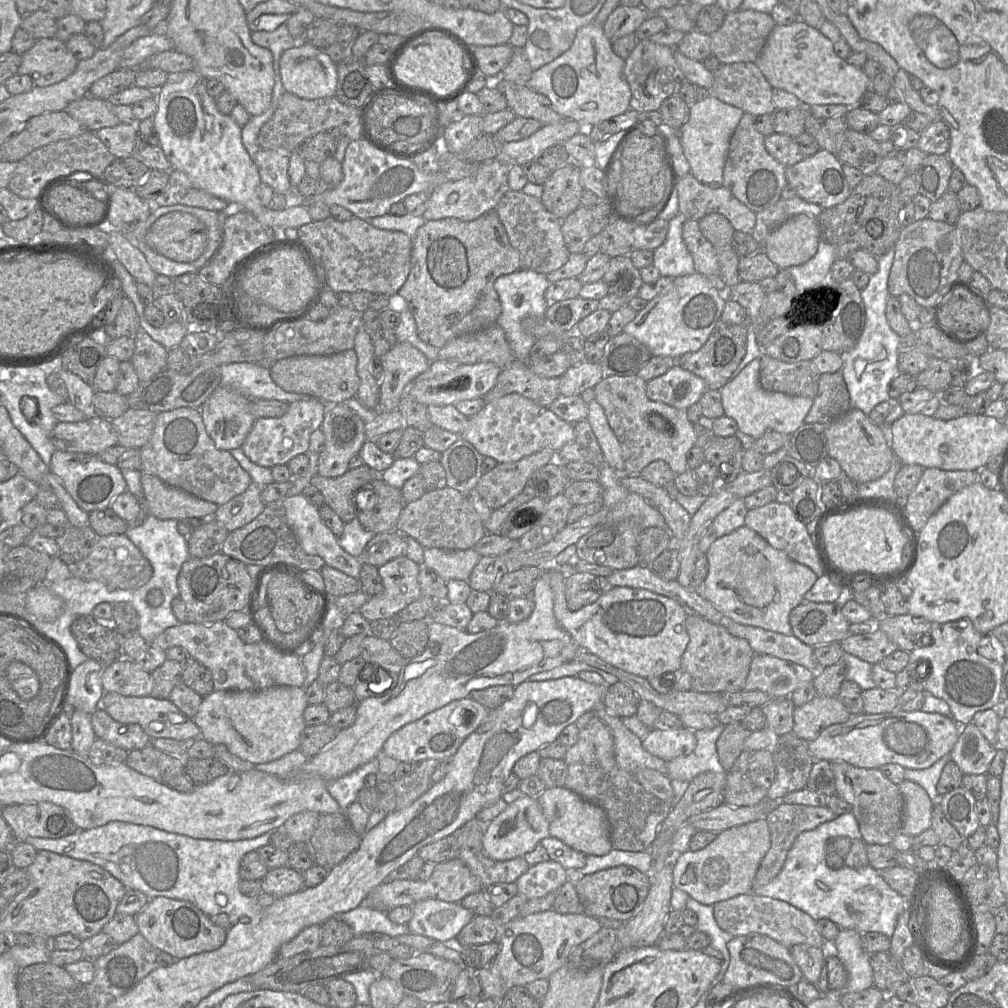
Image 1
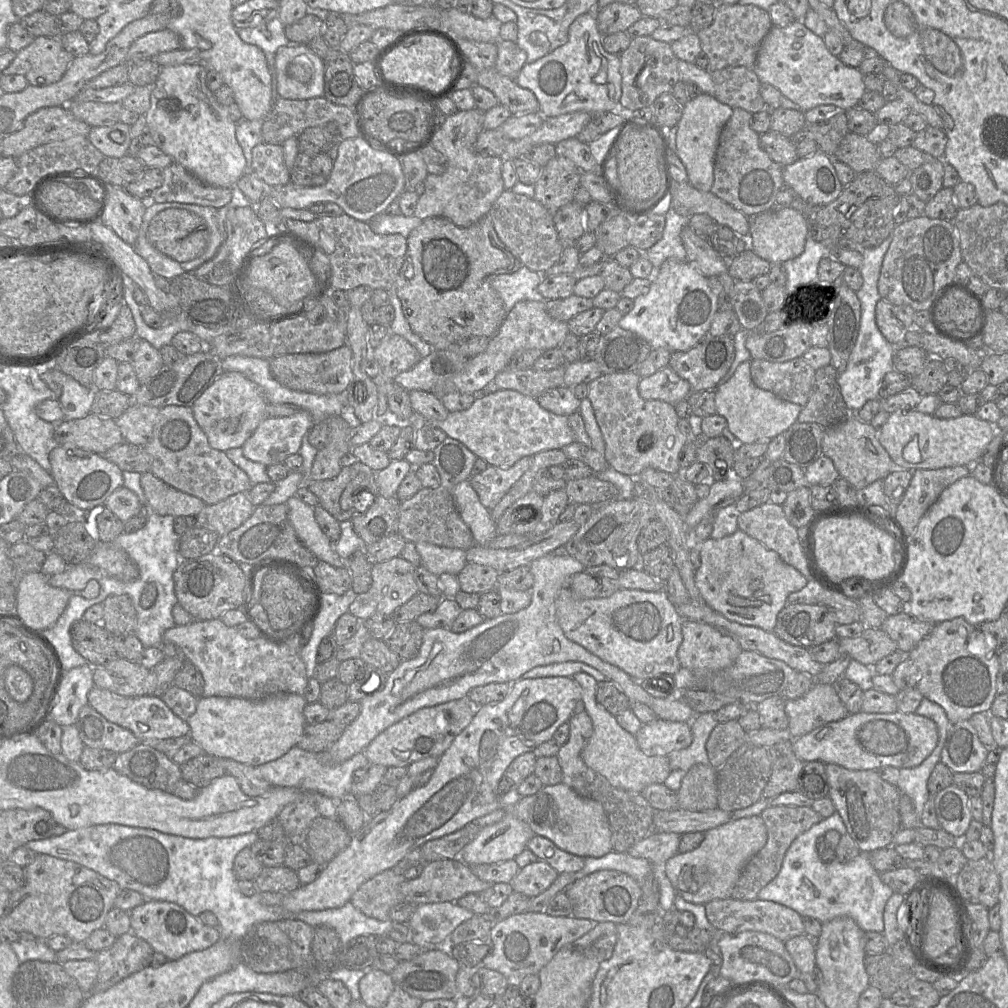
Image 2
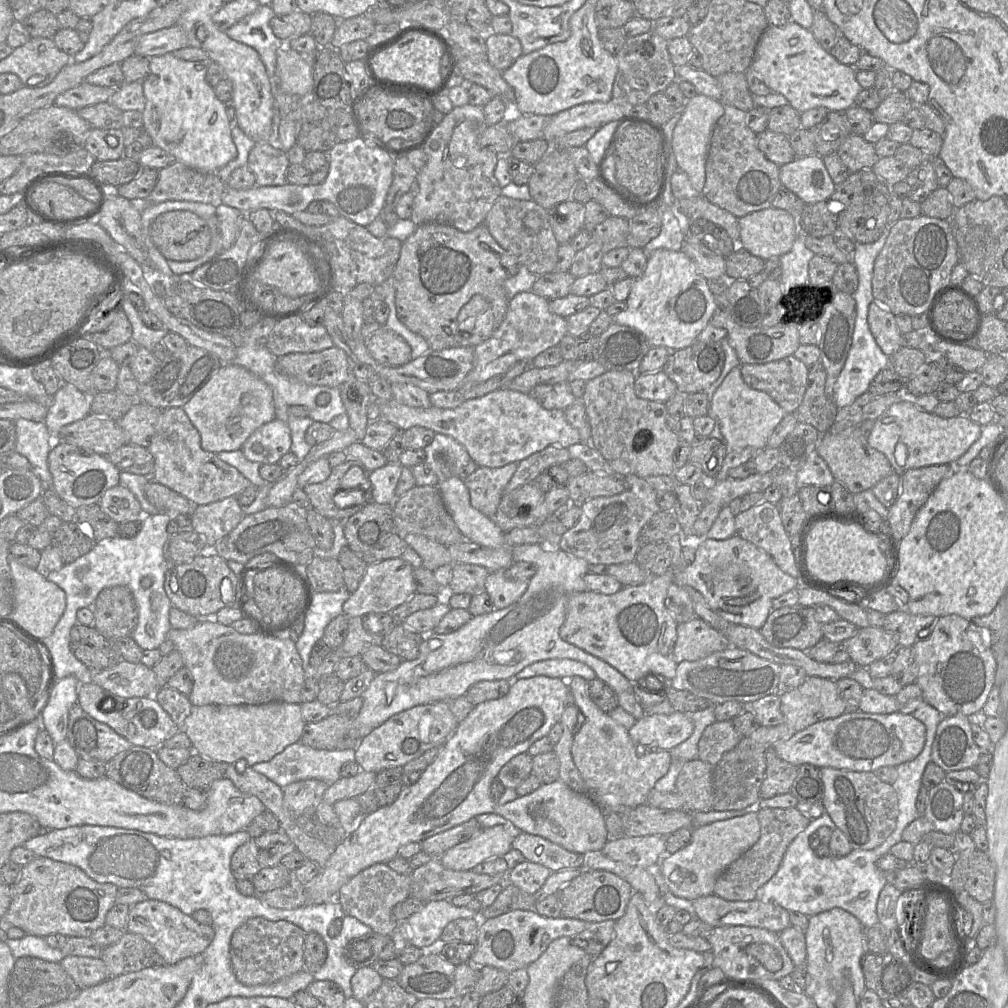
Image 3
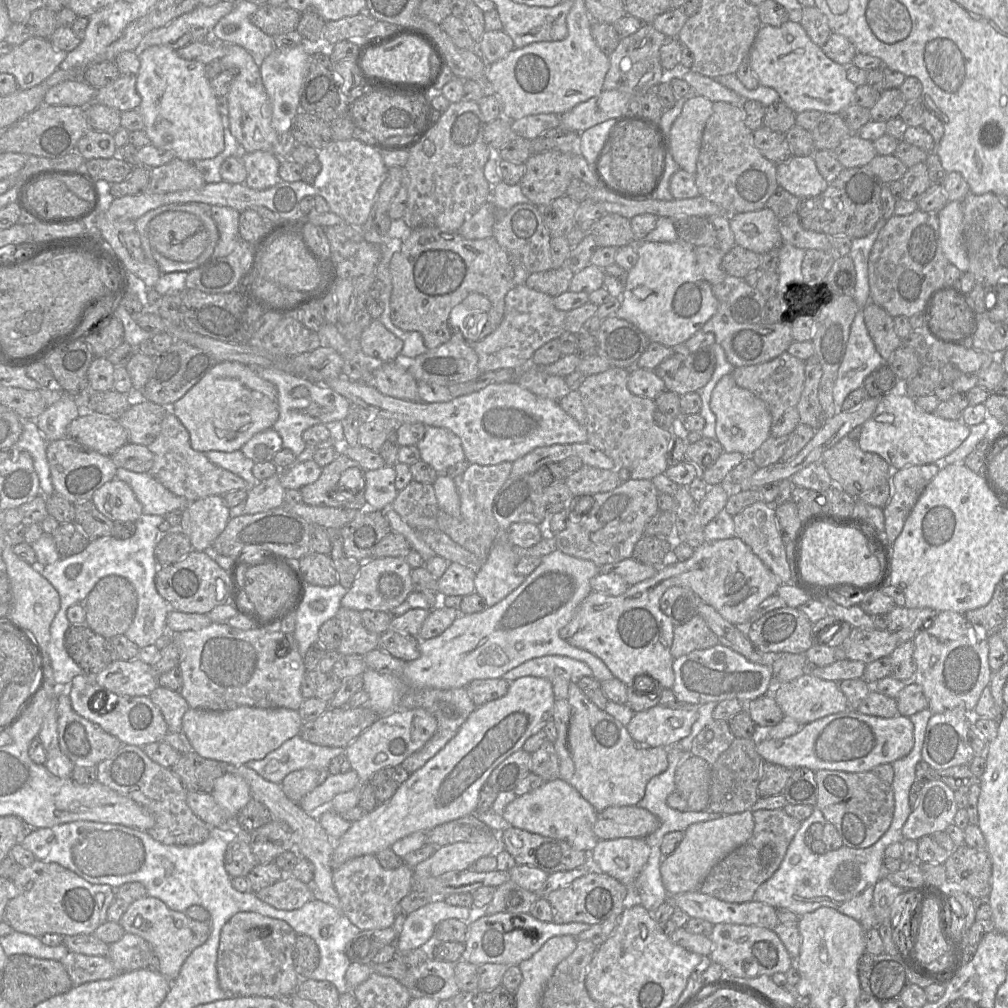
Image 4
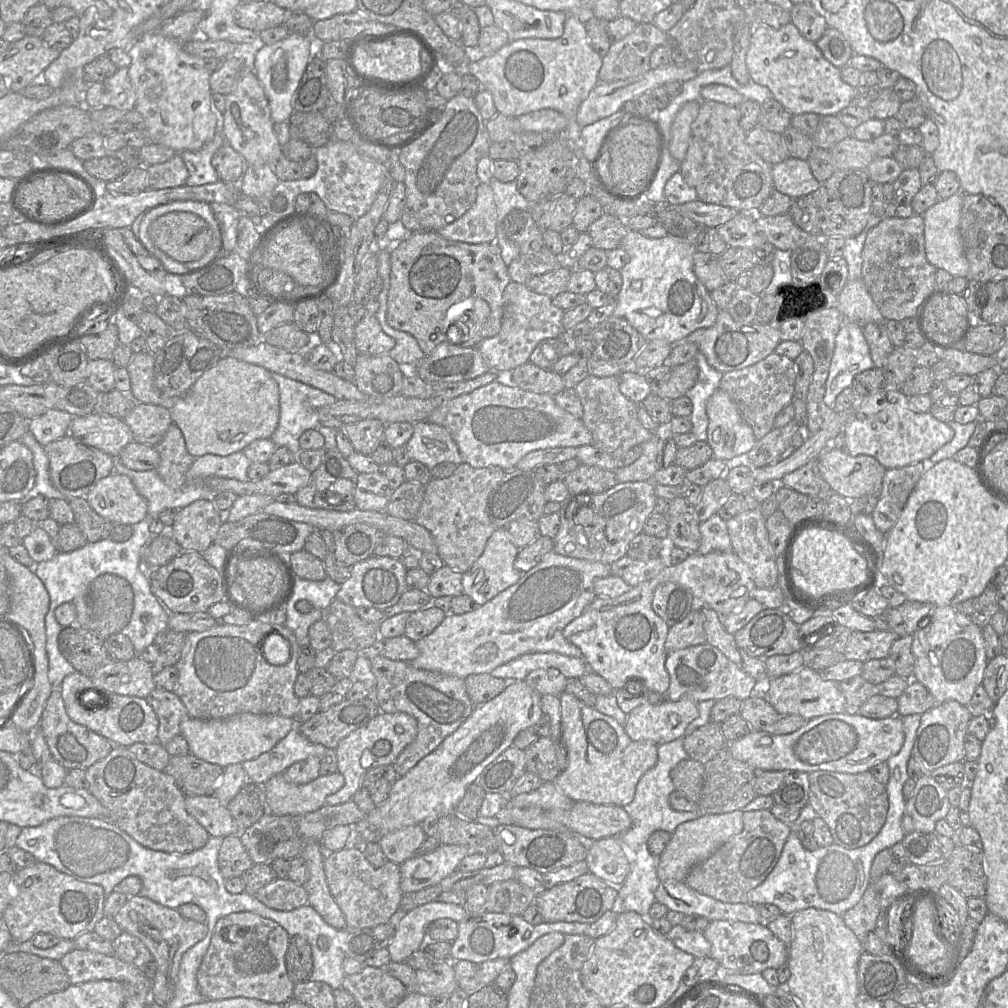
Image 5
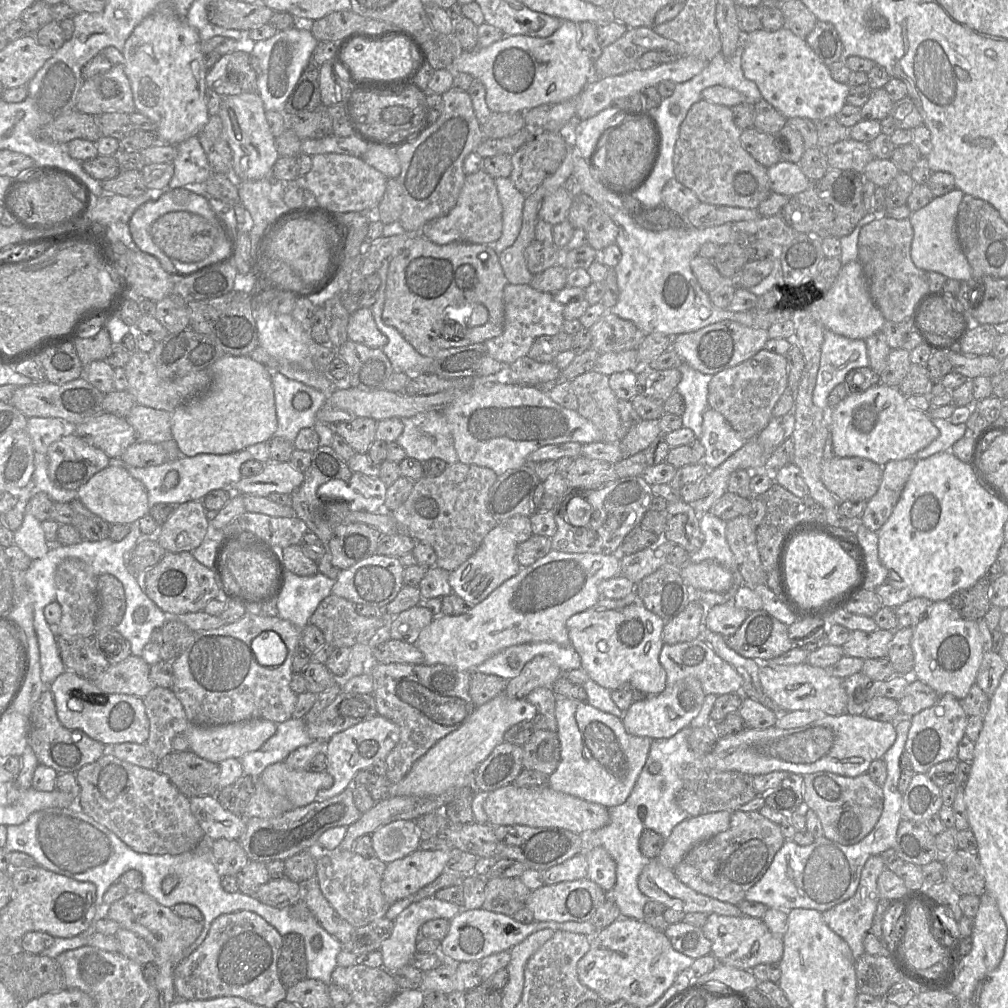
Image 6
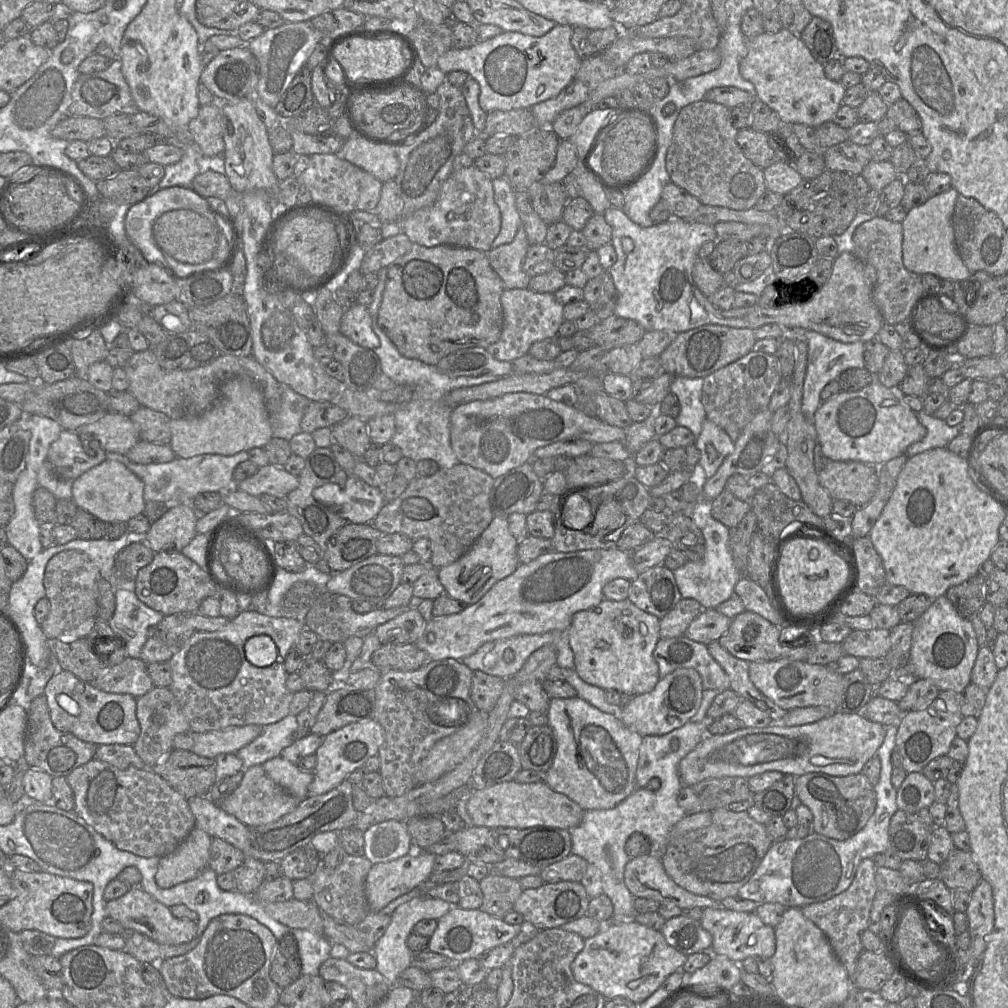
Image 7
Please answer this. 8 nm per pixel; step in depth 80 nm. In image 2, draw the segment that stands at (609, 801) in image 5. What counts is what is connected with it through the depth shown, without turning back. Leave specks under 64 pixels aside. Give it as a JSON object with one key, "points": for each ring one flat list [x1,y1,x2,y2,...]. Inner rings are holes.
{"points":[[577,673,572,678,582,689,581,701,593,725,593,733,581,752,584,763,593,771,604,776,612,786,627,791,642,793,651,784,663,783,671,772,668,755,646,753,639,748,634,735,624,730,618,724,615,716,597,702,598,681,592,676]]}

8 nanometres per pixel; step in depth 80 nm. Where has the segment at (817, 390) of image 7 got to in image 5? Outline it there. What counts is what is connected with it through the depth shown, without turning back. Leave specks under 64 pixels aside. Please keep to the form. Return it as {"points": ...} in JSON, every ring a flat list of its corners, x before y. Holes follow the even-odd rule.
{"points":[[844,318,835,339,835,350,826,381,825,404,834,408,837,396,845,388,852,387,855,376,874,367,863,326]]}

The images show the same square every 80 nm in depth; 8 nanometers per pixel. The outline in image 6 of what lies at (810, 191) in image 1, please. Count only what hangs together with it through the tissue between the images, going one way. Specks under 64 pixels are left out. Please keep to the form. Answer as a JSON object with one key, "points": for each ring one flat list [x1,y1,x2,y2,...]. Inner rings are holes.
{"points":[[781,160,776,165,767,169,770,192,775,192,786,197,792,197,805,191,811,181,803,174,796,163]]}

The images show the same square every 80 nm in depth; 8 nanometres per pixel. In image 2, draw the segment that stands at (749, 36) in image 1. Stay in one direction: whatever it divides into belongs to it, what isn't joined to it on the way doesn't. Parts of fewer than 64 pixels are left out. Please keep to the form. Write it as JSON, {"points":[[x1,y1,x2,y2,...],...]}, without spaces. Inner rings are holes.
{"points":[[740,3,717,5,713,22,696,32,701,43,702,52,708,57,710,73,726,67,744,66,752,68,758,50,770,31,772,22,766,10,755,5]]}

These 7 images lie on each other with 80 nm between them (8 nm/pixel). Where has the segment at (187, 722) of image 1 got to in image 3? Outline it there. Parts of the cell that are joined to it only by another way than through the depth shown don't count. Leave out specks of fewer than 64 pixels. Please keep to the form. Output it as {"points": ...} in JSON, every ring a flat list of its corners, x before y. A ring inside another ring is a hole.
{"points":[[79,682,77,704,88,715,111,727,133,746,156,749,180,731,154,696,121,697,93,682]]}

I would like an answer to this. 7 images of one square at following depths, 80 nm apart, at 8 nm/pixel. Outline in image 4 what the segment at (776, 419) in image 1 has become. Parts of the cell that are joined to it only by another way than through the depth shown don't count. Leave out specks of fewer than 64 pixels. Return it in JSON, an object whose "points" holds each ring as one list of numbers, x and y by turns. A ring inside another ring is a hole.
{"points":[[731,373,712,391,710,408,716,416,716,439,724,452,739,452,750,457,771,436,773,419,767,405,749,390,739,387]]}

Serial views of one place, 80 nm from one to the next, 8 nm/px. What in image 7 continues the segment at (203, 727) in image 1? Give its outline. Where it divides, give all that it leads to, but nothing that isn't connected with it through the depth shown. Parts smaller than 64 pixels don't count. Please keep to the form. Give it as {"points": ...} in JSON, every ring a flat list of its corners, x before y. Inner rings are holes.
{"points":[[259,725,232,726,226,729,193,733,194,745,191,749,195,754,216,758,223,753,236,753,251,743,262,731]]}

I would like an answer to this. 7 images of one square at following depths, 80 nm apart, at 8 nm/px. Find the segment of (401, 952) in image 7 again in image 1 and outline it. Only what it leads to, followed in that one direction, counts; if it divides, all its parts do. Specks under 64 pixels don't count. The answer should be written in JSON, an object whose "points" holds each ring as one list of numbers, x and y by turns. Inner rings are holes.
{"points":[[438,899,421,900,413,905,413,916,408,923,411,933,438,942,453,943,474,914,458,902]]}

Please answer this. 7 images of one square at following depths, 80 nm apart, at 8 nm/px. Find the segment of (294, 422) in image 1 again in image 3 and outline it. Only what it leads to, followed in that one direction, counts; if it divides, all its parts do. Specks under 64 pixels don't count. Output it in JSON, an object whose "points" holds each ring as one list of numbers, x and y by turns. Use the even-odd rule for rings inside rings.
{"points":[[275,418,274,420,257,428,243,443,241,450,244,456,259,464,276,464,281,457,290,452,291,432,287,423]]}

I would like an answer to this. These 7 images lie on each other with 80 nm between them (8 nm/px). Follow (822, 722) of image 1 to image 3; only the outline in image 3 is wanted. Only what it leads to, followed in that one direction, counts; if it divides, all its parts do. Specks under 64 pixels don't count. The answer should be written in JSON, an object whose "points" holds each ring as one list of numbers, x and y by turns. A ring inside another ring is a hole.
{"points":[[807,677,799,687,782,694,780,699,784,723,795,732,847,712,837,683,831,679]]}

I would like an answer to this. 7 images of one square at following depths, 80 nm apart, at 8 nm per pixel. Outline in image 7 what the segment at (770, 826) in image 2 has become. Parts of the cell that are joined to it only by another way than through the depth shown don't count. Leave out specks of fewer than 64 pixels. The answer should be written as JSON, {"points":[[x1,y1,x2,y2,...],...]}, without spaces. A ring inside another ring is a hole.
{"points":[[718,808,712,811,712,822,709,826,671,837,661,861,666,873,678,886,693,894,721,902,727,897,737,895,739,889,756,872,773,843,765,825,752,819,747,811,733,812,727,808]]}

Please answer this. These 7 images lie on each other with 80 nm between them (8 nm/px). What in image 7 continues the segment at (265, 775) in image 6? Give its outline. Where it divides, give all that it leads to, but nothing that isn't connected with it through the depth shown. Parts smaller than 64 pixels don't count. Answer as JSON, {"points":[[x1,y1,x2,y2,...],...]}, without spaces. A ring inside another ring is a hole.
{"points":[[278,756,263,763,268,776,298,800,308,796,313,773,304,772,288,760]]}

